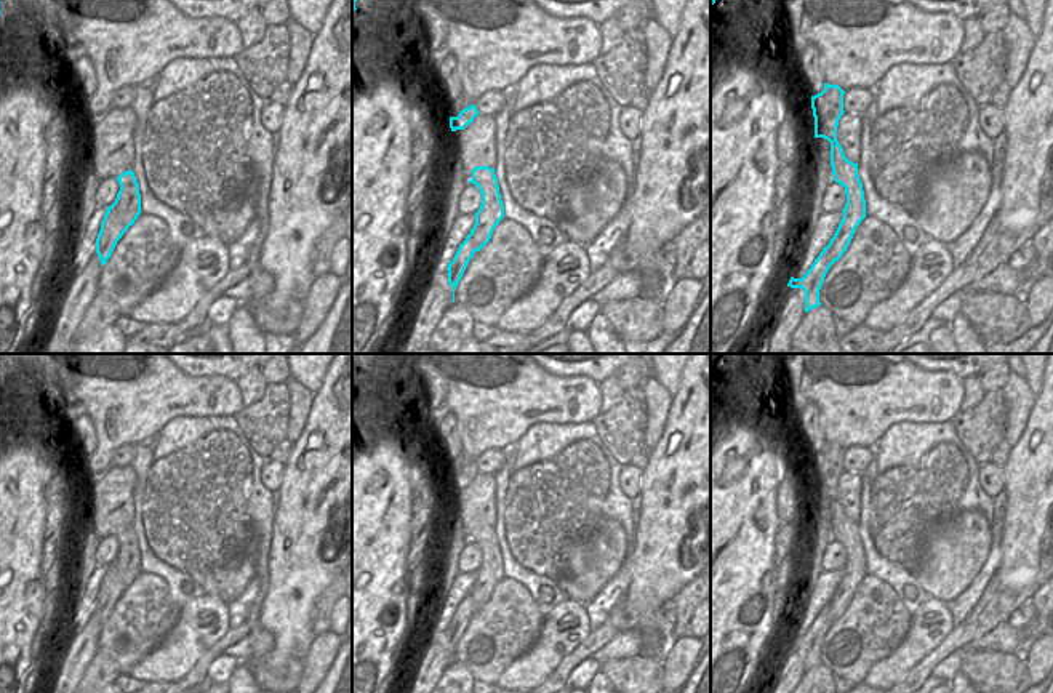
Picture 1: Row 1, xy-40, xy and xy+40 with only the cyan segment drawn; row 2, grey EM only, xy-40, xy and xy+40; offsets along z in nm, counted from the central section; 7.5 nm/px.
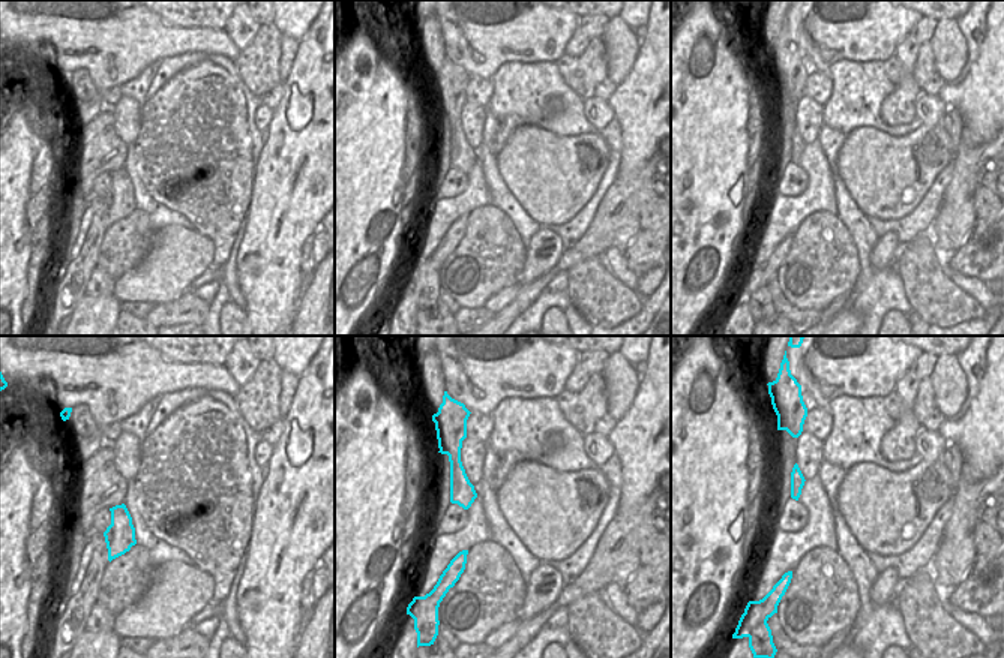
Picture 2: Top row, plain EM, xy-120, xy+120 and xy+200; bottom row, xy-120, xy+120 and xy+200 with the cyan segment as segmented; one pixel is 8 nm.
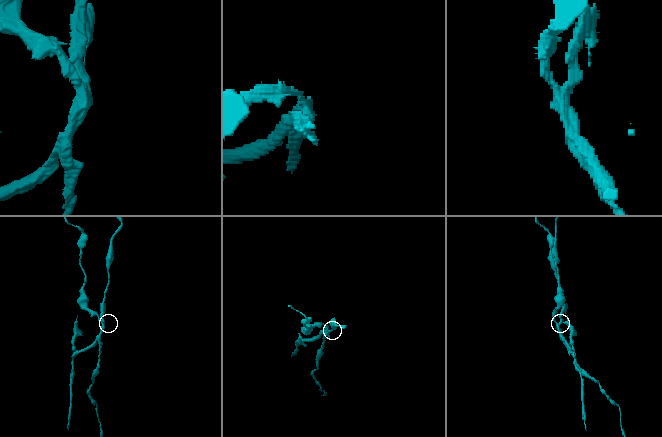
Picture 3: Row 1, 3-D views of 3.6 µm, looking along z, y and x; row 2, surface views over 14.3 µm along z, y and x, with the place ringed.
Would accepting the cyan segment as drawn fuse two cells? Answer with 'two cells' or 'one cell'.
two cells

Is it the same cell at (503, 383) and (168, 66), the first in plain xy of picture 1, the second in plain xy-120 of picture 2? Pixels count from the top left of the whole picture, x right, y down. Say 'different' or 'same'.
different

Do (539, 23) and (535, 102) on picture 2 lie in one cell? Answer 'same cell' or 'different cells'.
different cells

